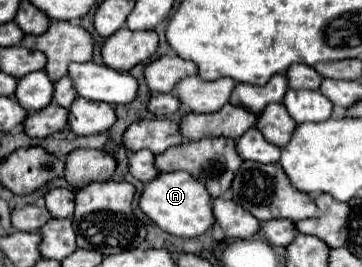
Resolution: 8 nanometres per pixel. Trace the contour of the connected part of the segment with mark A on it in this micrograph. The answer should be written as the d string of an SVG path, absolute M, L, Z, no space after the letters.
M185 171L161 173L153 181L145 183L145 189L139 197L139 209L157 227L175 237L199 237L215 223L211 213L211 197L205 191L205 185L201 185L201 181L193 179Z

